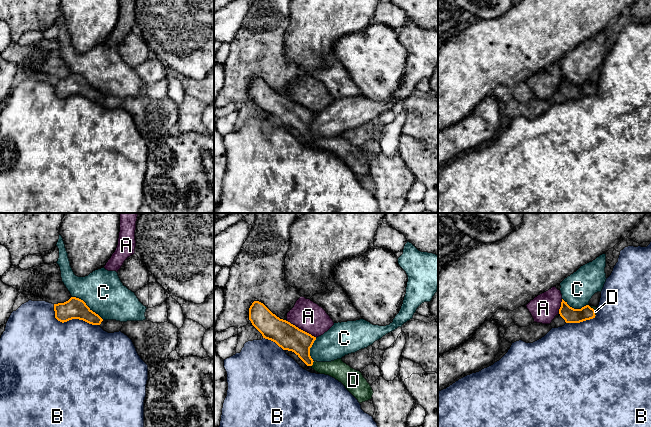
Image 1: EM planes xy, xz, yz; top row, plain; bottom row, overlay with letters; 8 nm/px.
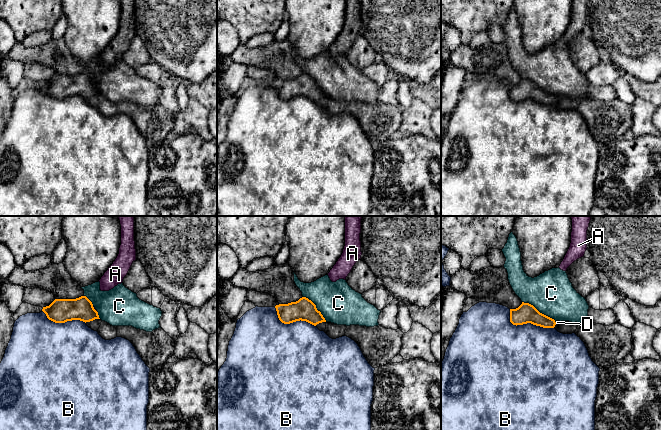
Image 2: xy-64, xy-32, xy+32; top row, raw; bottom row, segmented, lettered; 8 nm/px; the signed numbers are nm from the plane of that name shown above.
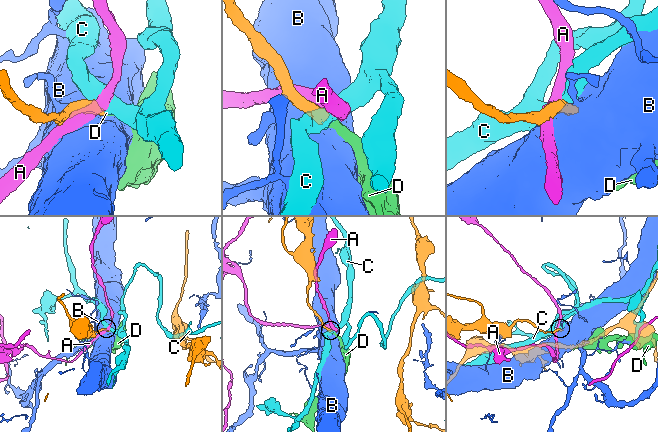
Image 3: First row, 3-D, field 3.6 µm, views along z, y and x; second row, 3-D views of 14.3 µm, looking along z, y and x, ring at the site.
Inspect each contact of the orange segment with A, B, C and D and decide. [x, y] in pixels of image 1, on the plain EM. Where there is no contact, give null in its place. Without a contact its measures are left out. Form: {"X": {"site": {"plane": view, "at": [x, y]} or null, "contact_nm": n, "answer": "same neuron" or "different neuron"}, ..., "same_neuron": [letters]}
{"A": {"site": {"plane": "xz", "at": [302, 106]}, "contact_nm": 280, "answer": "different neuron"}, "B": {"site": {"plane": "xy", "at": [70, 95]}, "contact_nm": 400, "answer": "different neuron"}, "C": {"site": {"plane": "xy", "at": [87, 82]}, "contact_nm": 320, "answer": "different neuron"}, "D": {"site": {"plane": "xz", "at": [312, 139]}, "contact_nm": 50, "answer": "same neuron"}, "same_neuron": ["D"]}

